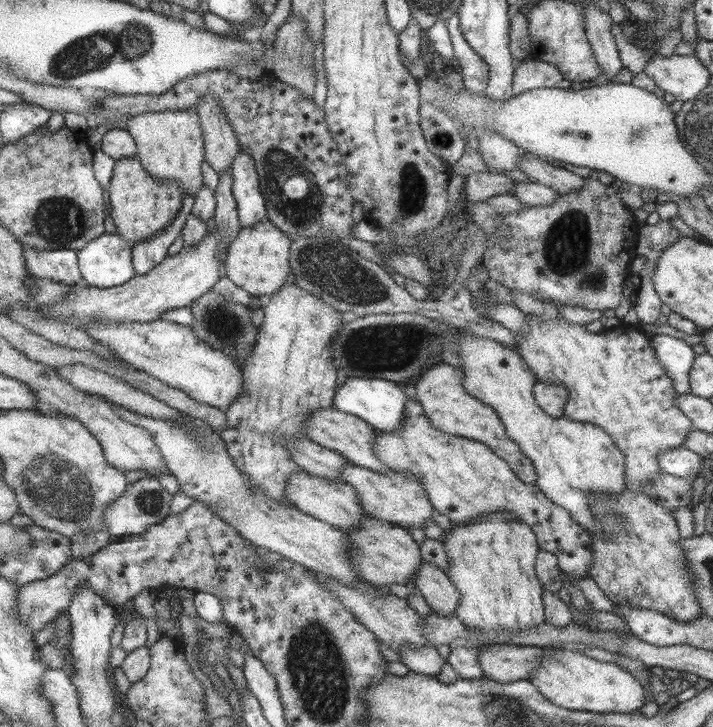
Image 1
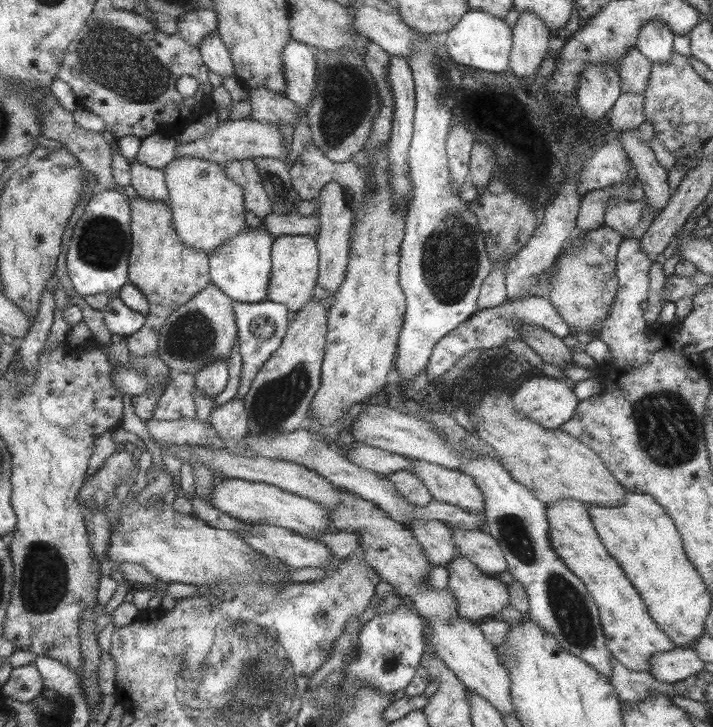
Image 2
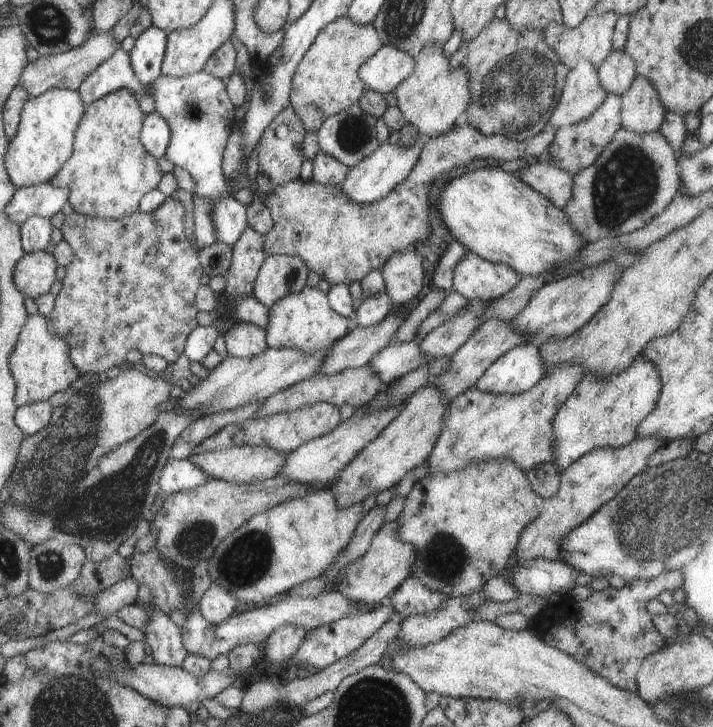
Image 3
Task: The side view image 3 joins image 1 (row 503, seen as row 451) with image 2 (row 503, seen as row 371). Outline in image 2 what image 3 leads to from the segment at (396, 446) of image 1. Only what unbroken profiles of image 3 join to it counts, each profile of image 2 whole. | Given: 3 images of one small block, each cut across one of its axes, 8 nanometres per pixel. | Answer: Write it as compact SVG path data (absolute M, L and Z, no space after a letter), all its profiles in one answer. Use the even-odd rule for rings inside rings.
M557 500L546 505L546 517L547 535L553 551L561 557L567 568L582 580L587 592L597 604L598 616L610 656L617 659L627 670L647 671L649 658L657 652L671 650L675 647L674 643L651 620L645 603L641 601L631 582L626 579L626 573L599 540L586 505L578 500Z

